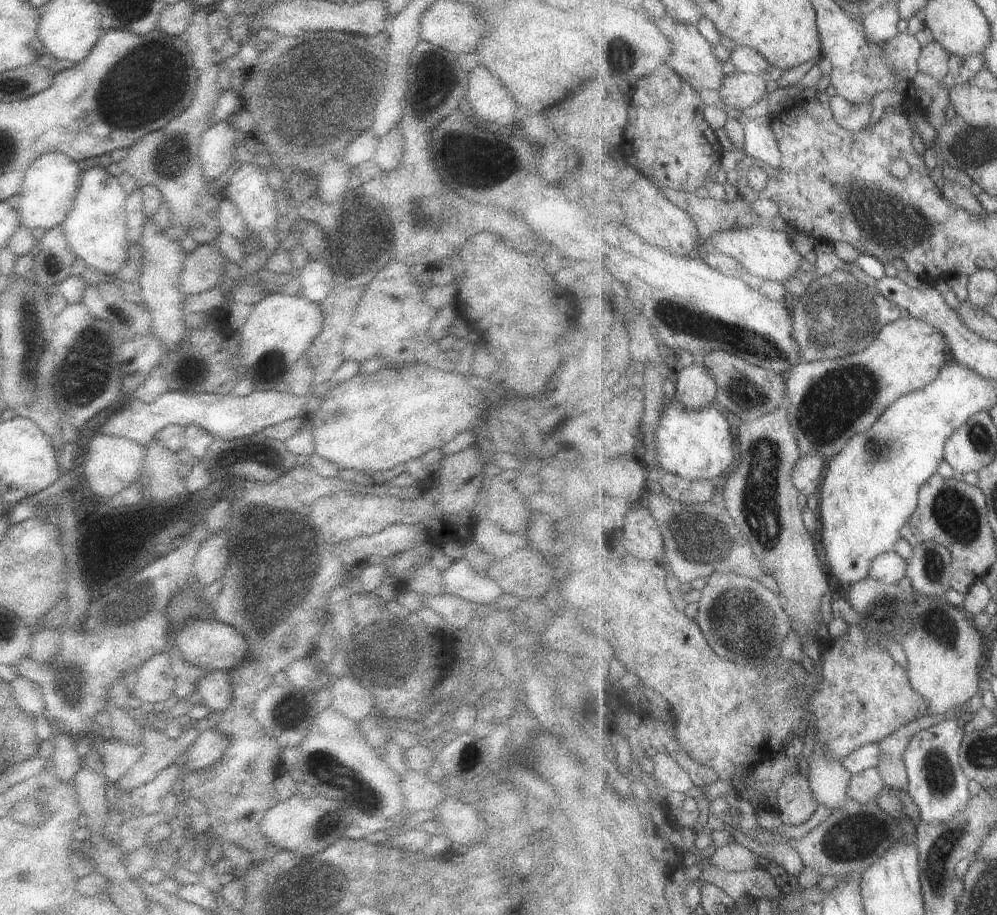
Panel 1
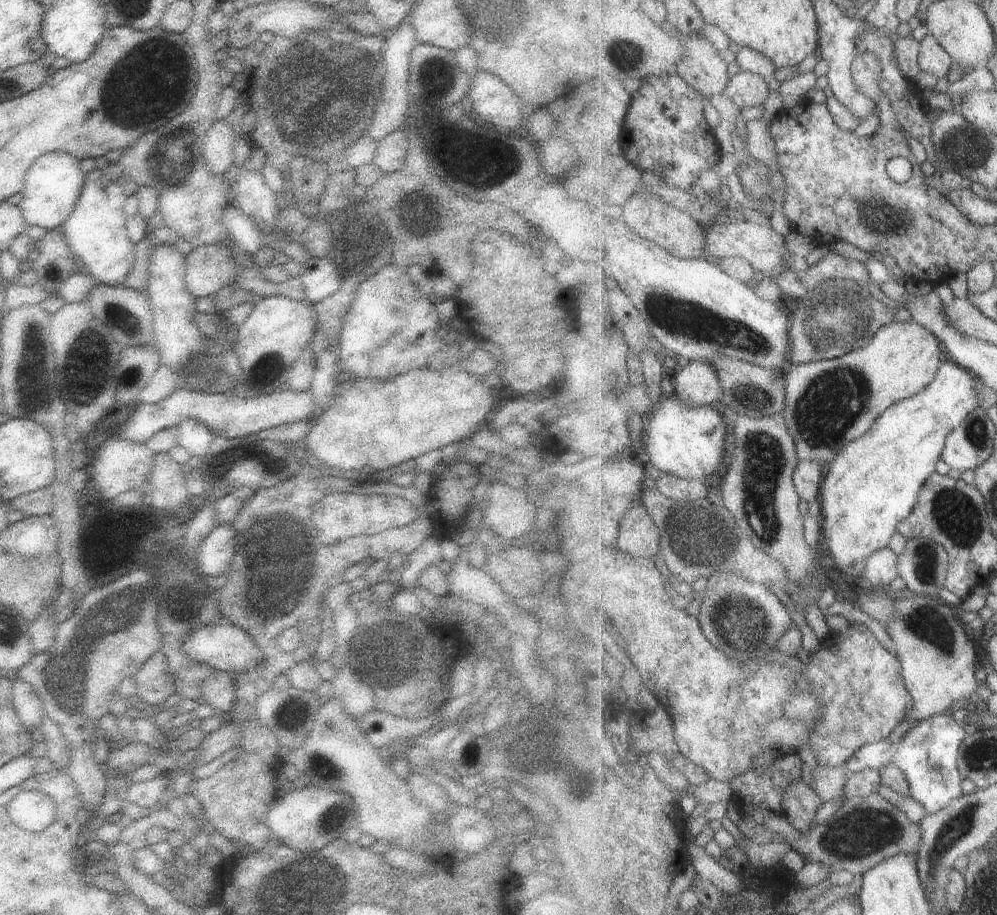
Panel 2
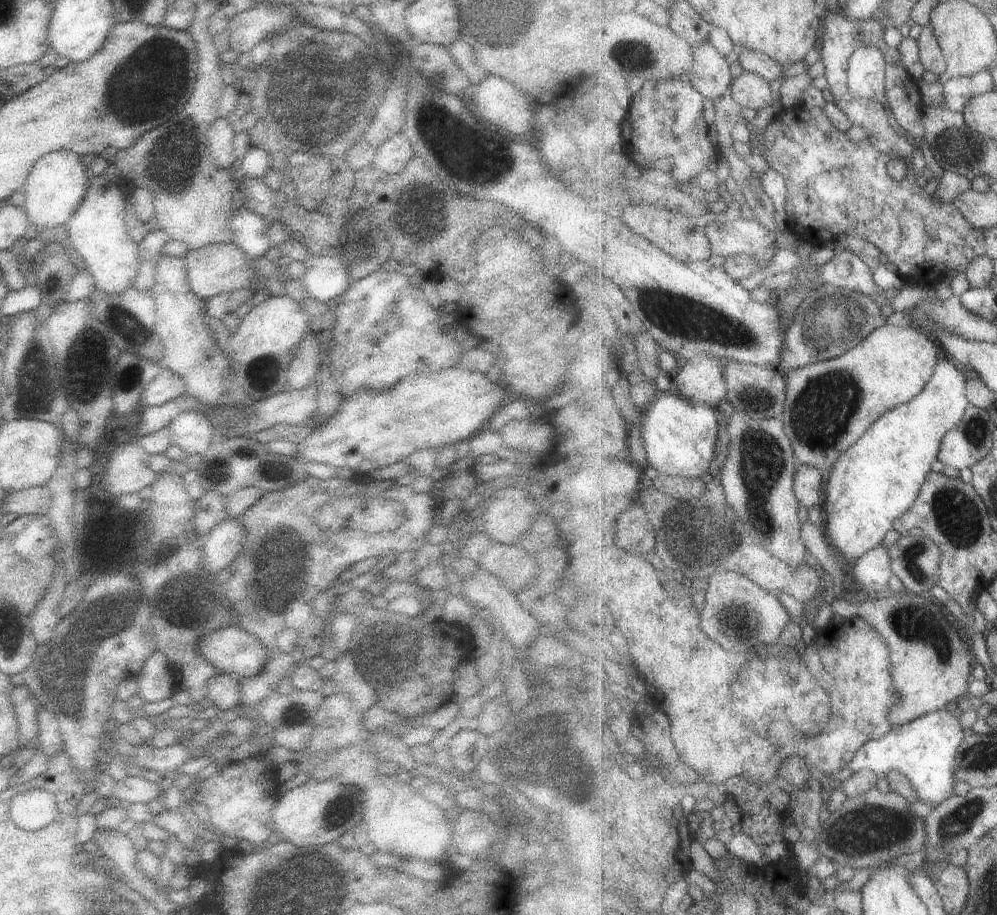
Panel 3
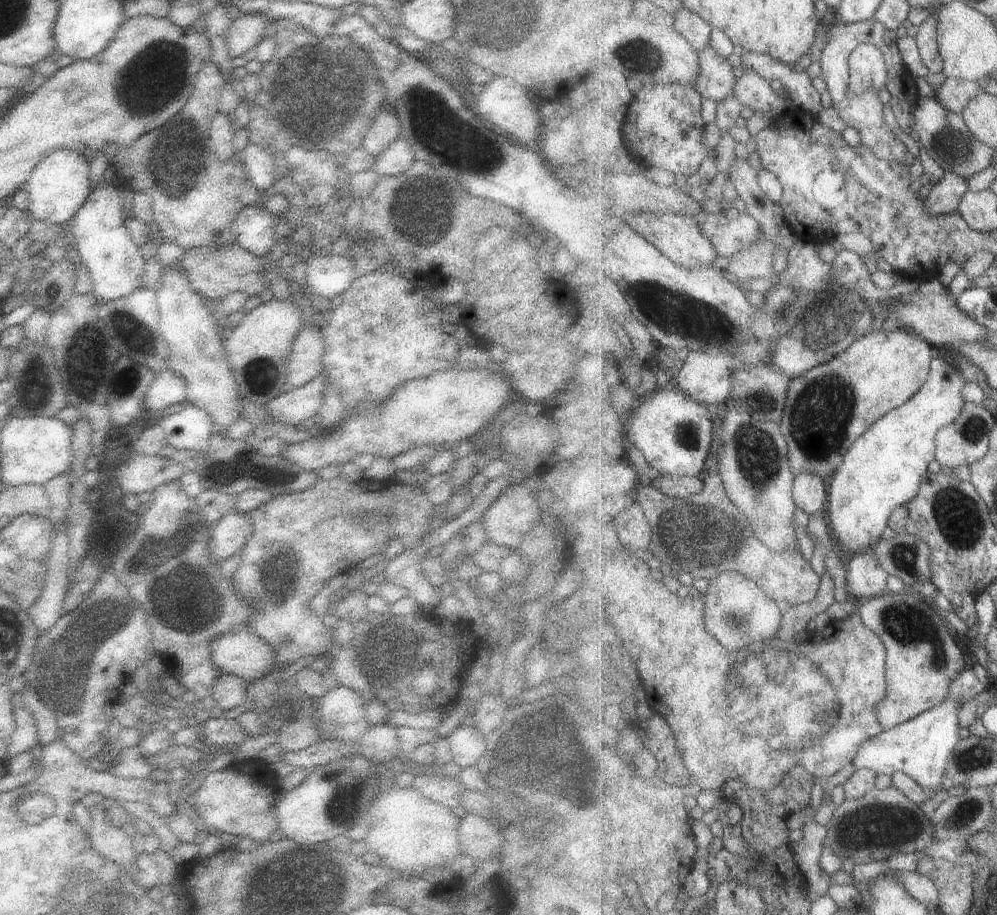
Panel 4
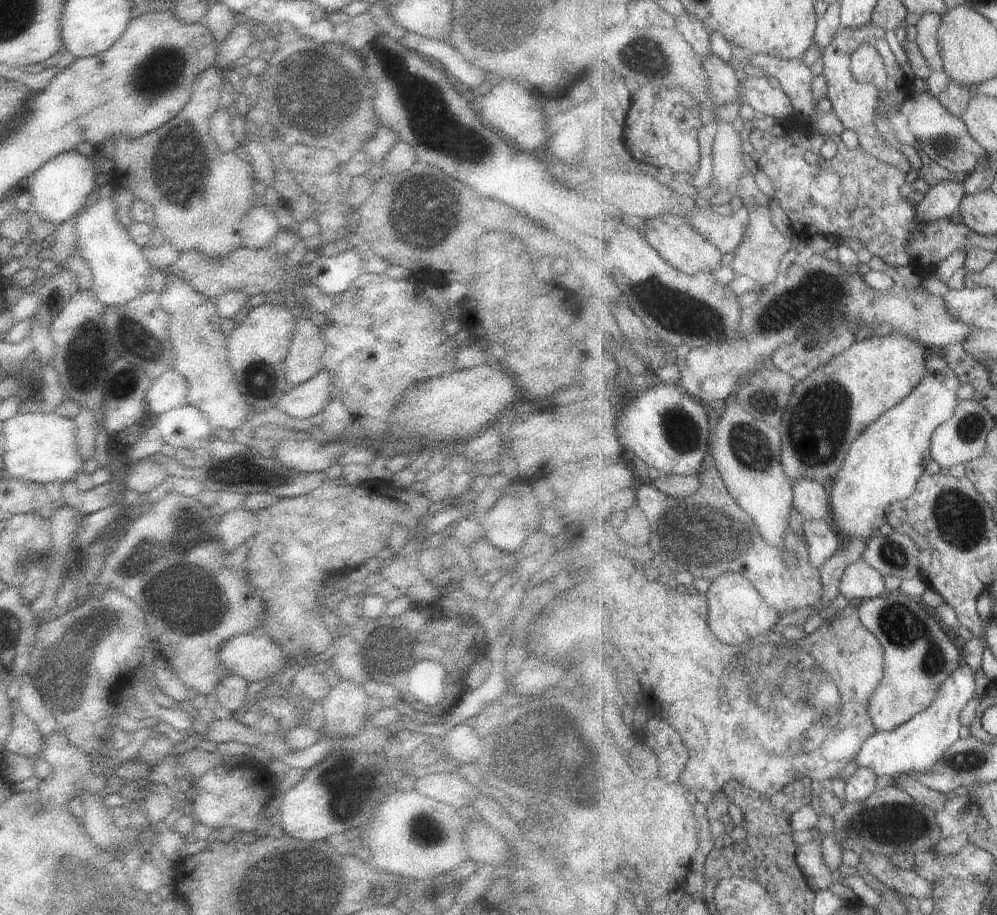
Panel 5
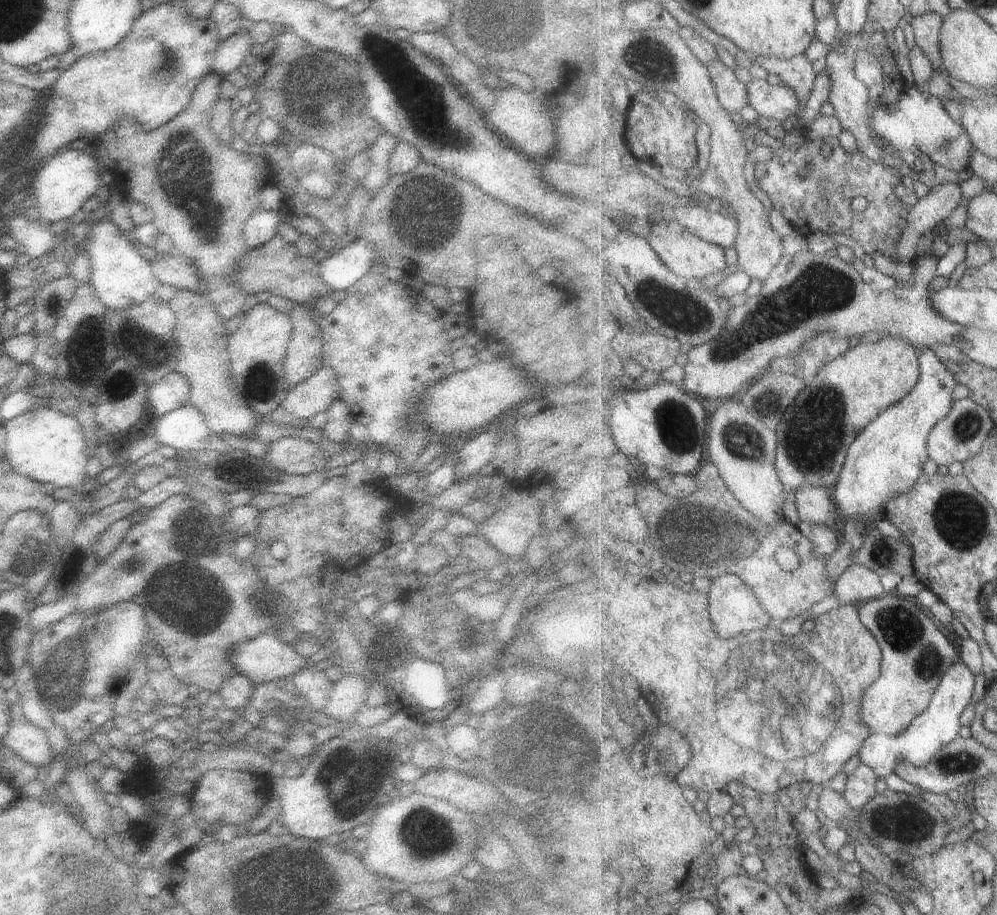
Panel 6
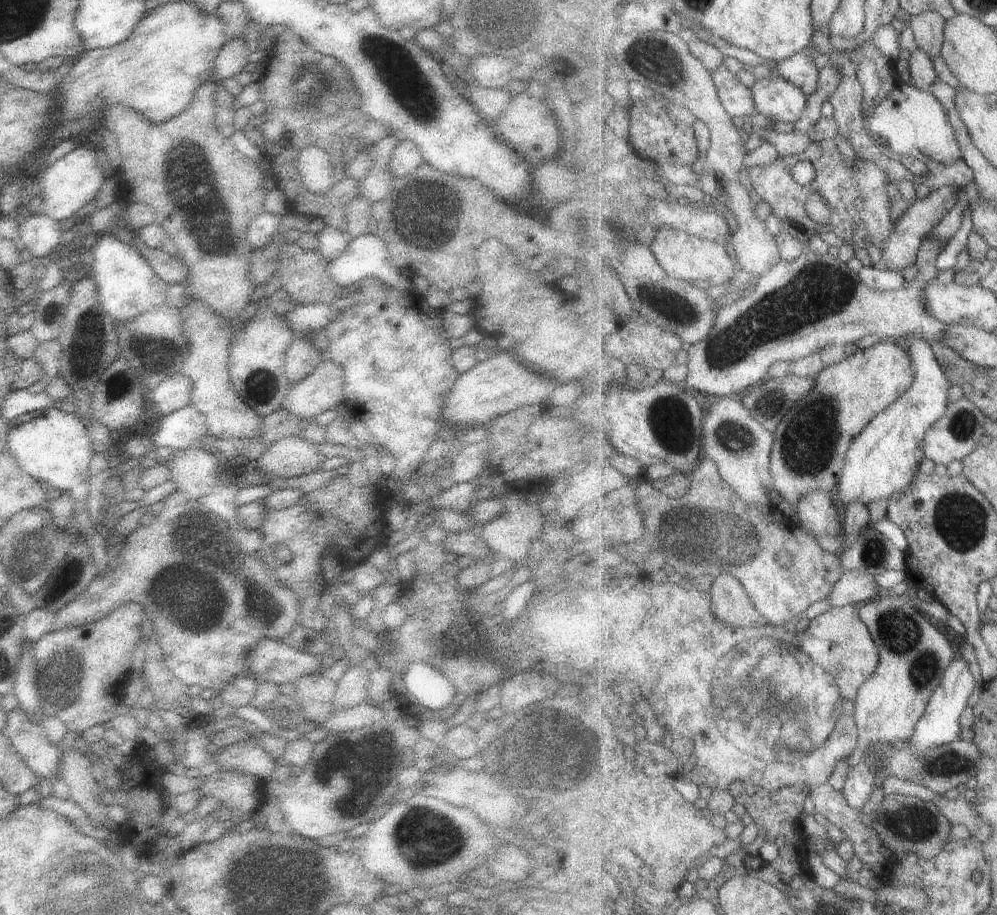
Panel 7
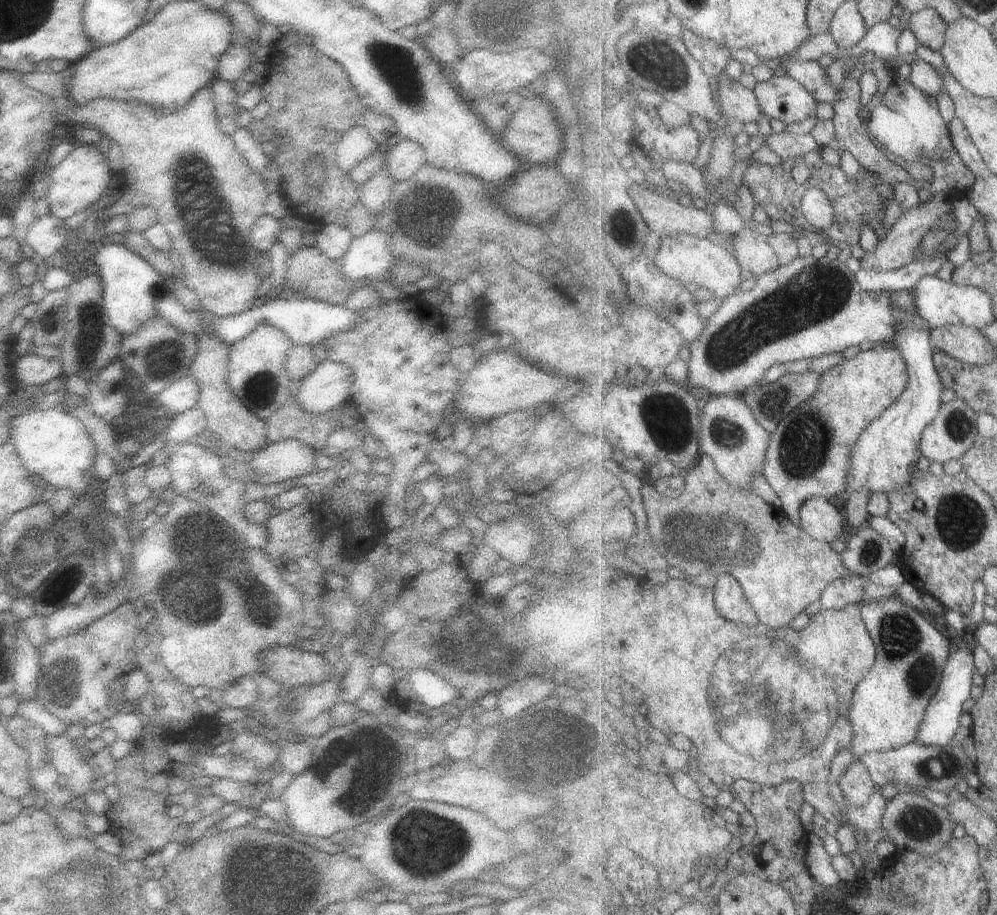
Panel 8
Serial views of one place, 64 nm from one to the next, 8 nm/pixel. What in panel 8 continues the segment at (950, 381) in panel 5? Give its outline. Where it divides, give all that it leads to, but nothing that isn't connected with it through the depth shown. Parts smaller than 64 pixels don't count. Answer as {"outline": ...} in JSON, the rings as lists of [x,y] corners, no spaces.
{"outline":[[[906,323],[898,327],[898,333],[891,343],[902,352],[908,362],[910,383],[899,400],[864,430],[853,447],[852,471],[846,495],[865,491],[871,498],[876,492],[889,494],[911,483],[913,473],[924,456],[920,449],[921,437],[944,406],[941,396],[946,386],[934,361],[935,348],[930,330]]]}

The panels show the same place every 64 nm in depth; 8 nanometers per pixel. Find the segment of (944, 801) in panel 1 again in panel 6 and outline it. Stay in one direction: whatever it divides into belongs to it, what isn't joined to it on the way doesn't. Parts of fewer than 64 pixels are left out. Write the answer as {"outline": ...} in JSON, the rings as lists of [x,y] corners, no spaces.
{"outline":[[[956,662],[946,673],[930,705],[925,712],[913,719],[913,722],[898,735],[879,733],[871,735],[858,754],[860,762],[869,765],[877,773],[878,778],[885,779],[898,770],[902,763],[911,763],[922,767],[932,762],[941,750],[959,739],[961,715],[969,706],[975,692],[975,674],[962,662]]]}

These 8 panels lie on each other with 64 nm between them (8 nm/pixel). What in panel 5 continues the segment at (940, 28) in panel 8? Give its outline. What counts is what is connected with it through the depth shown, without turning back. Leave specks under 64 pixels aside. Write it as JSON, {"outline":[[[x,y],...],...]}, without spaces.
{"outline":[[[925,13],[915,25],[916,43],[921,47],[932,71],[941,71],[944,68],[938,41],[941,21],[942,15],[939,13]]]}

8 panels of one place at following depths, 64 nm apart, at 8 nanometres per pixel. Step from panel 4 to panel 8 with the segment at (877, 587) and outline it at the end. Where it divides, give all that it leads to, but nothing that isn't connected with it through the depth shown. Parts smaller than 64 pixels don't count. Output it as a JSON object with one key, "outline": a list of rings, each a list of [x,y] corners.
{"outline":[[[851,575],[831,583],[819,602],[825,609],[840,609],[848,604],[861,602],[865,584],[870,581],[864,575]]]}

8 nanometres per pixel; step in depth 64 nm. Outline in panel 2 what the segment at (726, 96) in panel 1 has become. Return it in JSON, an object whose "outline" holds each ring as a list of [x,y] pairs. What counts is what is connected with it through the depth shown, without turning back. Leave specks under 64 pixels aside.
{"outline":[[[741,70],[731,76],[722,93],[741,108],[759,106],[773,94],[767,82],[760,74]]]}

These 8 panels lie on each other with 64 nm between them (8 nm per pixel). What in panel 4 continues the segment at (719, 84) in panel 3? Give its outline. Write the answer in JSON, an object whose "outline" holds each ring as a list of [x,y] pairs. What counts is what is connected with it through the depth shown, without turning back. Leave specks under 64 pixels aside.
{"outline":[[[712,47],[698,51],[698,55],[699,76],[694,82],[694,87],[701,96],[718,103],[733,95],[737,78],[729,60],[719,55]]]}

